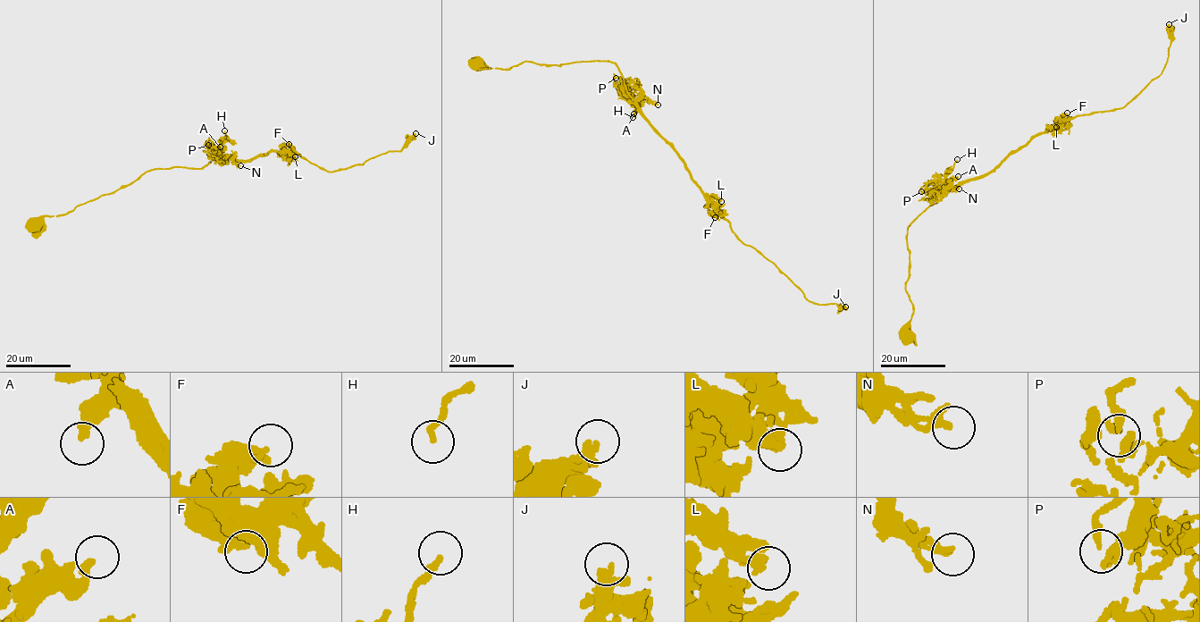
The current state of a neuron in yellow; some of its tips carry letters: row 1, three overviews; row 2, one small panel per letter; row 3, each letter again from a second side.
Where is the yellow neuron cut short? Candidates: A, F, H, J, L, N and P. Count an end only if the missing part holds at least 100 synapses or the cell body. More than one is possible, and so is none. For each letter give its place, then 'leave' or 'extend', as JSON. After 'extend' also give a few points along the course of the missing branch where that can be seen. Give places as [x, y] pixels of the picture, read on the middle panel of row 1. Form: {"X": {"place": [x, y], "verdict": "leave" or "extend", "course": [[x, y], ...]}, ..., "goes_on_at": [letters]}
{"A": {"place": [633, 113], "verdict": "leave"}, "F": {"place": [715, 217], "verdict": "leave"}, "H": {"place": [633, 117], "verdict": "leave"}, "J": {"place": [845, 306], "verdict": "leave"}, "L": {"place": [721, 201], "verdict": "leave"}, "N": {"place": [658, 105], "verdict": "leave"}, "P": {"place": [616, 78], "verdict": "leave"}, "goes_on_at": []}

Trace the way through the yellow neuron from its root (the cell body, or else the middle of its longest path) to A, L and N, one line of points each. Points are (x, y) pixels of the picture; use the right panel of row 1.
A: (903, 337), (902, 329), (914, 312), (905, 289), (910, 265), (907, 229), (942, 197), (946, 185), (958, 176)
L: (903, 337), (914, 312), (905, 287), (909, 225), (952, 189), (989, 173), (1031, 138), (1056, 127)
N: (903, 337), (902, 329), (914, 312), (905, 289), (910, 265), (907, 229), (948, 188), (959, 189)

